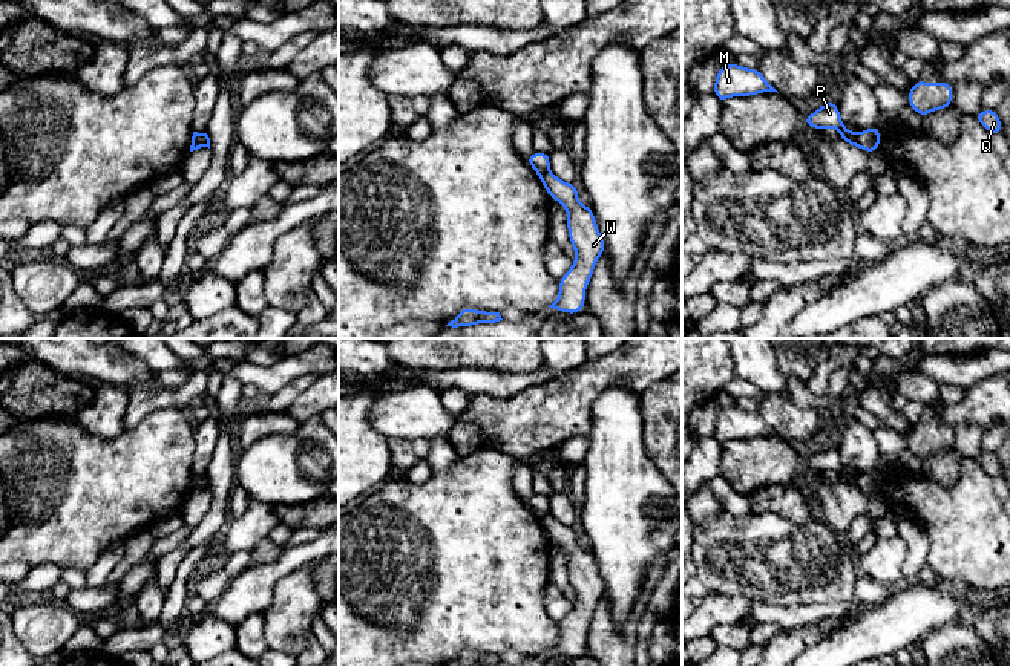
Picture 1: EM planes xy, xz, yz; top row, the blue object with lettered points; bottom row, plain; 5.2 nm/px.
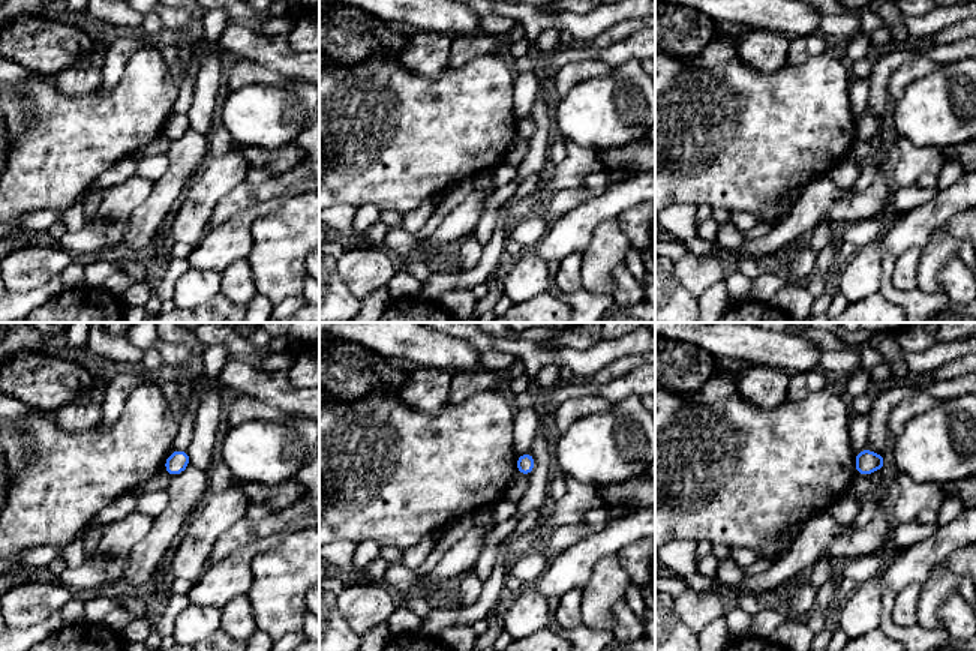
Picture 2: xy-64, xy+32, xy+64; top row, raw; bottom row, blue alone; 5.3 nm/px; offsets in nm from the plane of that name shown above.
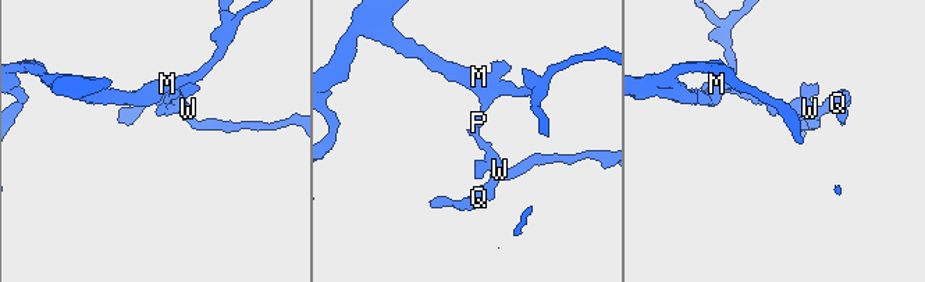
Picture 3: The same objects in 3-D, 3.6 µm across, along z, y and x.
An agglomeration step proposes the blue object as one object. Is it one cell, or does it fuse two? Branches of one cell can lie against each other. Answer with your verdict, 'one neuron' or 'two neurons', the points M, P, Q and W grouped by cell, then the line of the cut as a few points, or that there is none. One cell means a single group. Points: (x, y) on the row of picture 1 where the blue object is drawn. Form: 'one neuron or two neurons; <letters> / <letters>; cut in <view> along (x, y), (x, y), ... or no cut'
two neurons; M P / Q W; cut in yz along (859, 133), (857, 146)

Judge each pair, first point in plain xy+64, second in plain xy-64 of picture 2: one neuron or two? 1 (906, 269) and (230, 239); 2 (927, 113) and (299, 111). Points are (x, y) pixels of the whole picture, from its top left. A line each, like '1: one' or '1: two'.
1: two
2: one

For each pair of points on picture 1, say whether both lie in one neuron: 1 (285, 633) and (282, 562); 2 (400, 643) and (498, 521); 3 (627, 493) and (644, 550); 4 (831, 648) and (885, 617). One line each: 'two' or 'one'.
1: two
2: one
3: one
4: one

